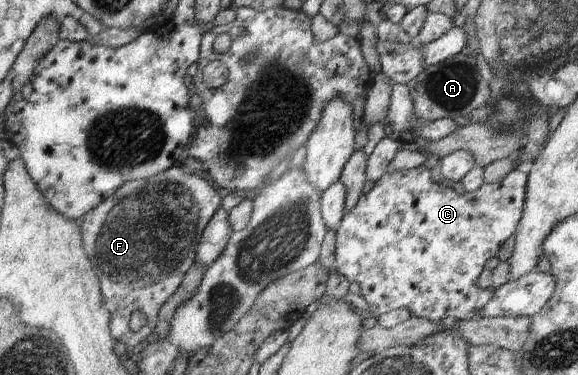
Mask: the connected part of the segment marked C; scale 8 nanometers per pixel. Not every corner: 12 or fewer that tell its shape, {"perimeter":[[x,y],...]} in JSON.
{"perimeter":[[383,174],[335,232],[369,313],[471,321],[528,174]]}

